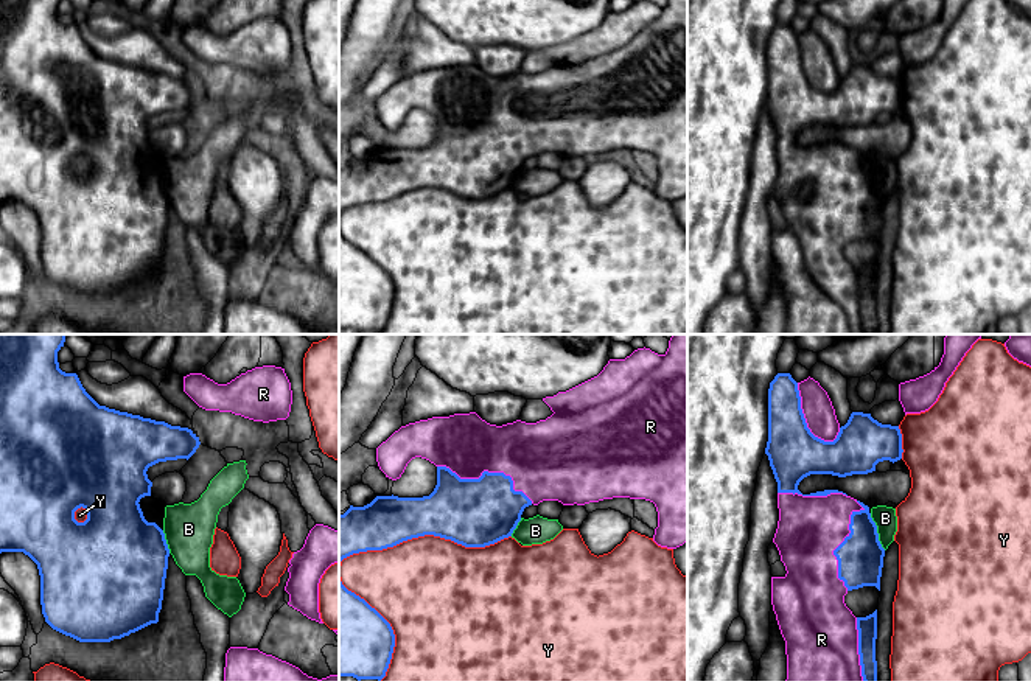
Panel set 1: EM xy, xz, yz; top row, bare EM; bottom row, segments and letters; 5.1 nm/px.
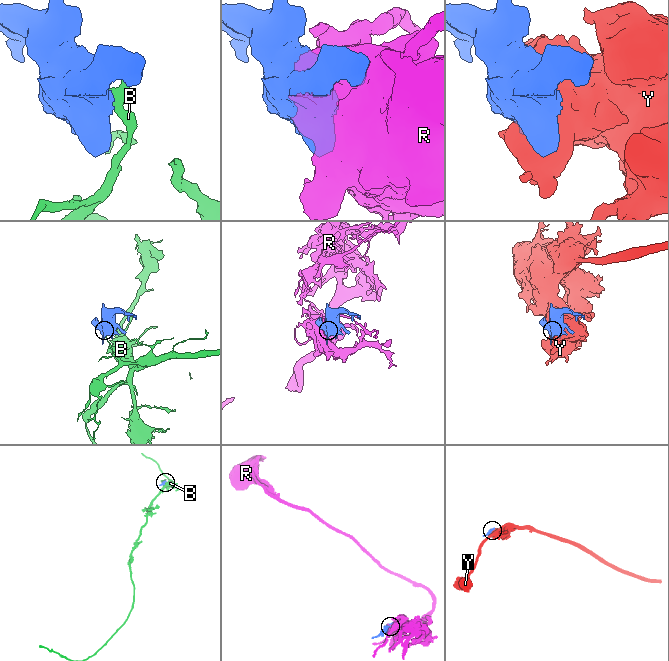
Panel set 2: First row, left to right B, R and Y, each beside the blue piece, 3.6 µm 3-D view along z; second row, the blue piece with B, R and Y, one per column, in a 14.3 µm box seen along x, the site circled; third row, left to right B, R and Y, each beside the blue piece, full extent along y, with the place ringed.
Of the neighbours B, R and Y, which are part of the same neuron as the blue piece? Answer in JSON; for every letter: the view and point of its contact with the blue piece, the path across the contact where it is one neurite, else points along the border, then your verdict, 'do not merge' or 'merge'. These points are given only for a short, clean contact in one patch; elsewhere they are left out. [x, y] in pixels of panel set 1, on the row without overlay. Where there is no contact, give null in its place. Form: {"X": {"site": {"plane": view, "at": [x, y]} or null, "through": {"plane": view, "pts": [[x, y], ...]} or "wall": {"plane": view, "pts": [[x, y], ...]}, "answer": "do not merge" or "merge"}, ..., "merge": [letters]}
{"B": {"site": {"plane": "yz", "at": [876, 184]}, "wall": {"plane": "yz", "pts": [[870, 165], [876, 178], [877, 192], [885, 201]]}, "answer": "do not merge"}, "R": {"site": {"plane": "xz", "at": [487, 123]}, "answer": "merge"}, "Y": {"site": {"plane": "xz", "at": [423, 187]}, "answer": "do not merge"}, "merge": ["R"]}

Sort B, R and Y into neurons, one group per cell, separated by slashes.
B / R / Y

